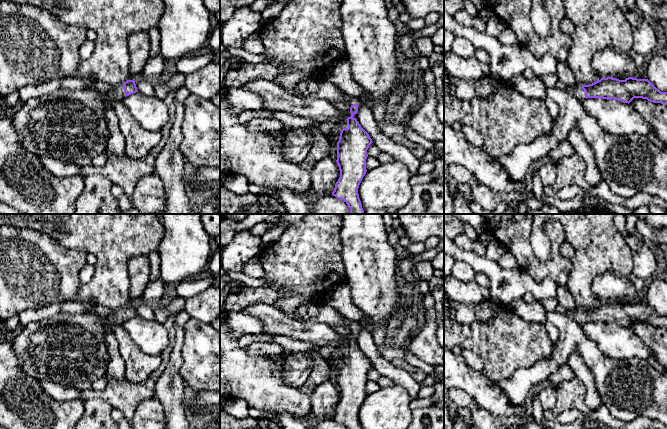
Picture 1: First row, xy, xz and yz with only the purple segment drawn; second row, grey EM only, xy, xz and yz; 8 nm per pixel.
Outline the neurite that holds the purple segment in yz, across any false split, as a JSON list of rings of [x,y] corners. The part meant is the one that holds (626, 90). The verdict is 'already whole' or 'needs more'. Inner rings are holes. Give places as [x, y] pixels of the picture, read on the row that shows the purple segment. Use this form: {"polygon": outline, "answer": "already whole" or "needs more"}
{"polygon": [[[607,77],[589,85],[576,84],[566,89],[571,91],[579,101],[587,98],[602,98],[629,104],[634,98],[642,98],[667,105],[667,92],[658,90],[648,79],[628,77],[619,80]]], "answer": "needs more"}

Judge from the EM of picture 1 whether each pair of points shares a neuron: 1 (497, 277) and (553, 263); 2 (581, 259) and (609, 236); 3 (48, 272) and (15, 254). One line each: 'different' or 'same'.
1: different
2: same
3: same

